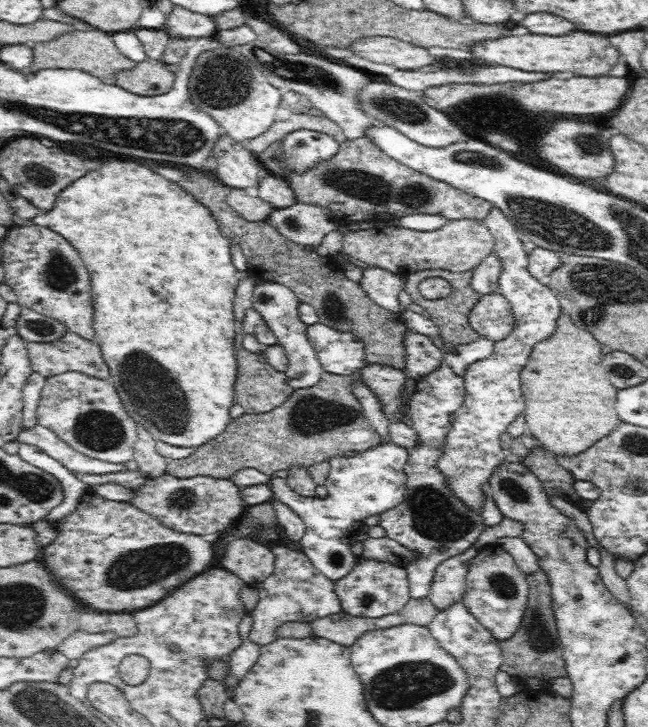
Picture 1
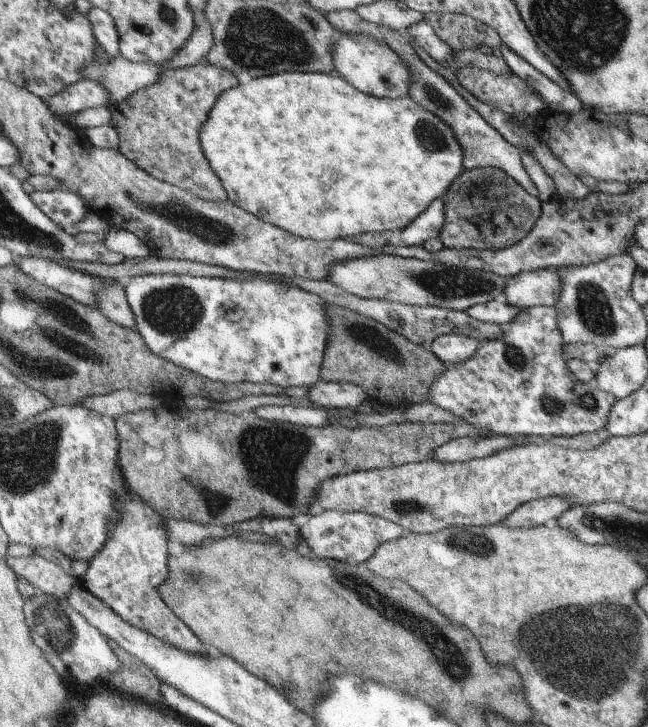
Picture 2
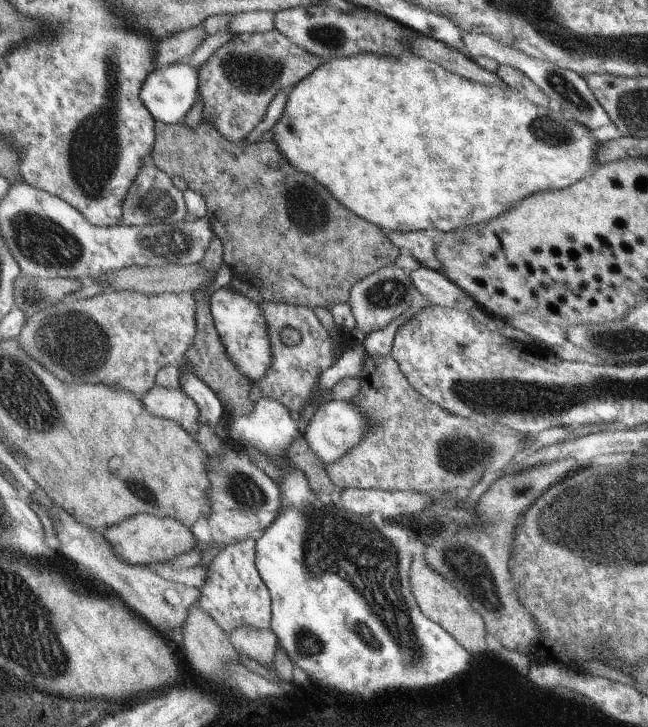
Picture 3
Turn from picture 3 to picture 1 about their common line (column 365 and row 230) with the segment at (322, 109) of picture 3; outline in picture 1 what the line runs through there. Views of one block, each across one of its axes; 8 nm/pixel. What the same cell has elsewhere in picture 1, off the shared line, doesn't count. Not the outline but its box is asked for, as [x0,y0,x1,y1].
[34,160,239,447]

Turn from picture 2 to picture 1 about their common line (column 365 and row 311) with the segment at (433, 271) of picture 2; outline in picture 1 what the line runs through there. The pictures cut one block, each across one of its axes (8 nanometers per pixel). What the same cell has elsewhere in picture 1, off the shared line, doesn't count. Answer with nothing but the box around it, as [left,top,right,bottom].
[252,282,323,389]

